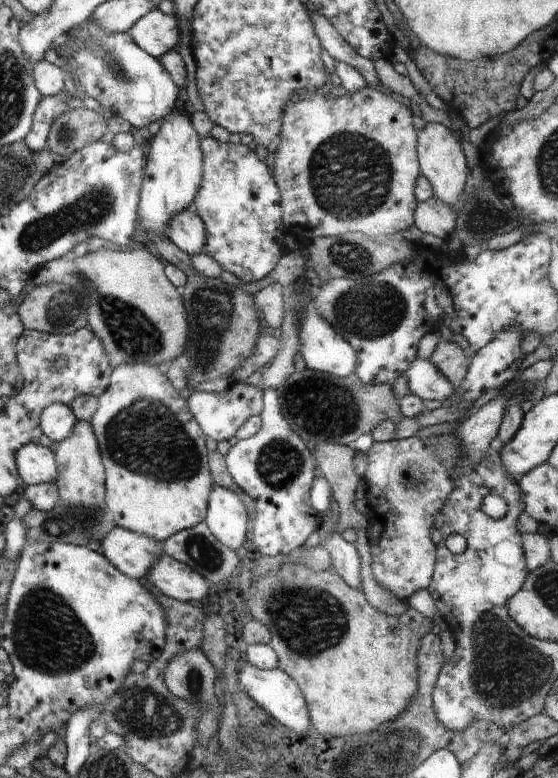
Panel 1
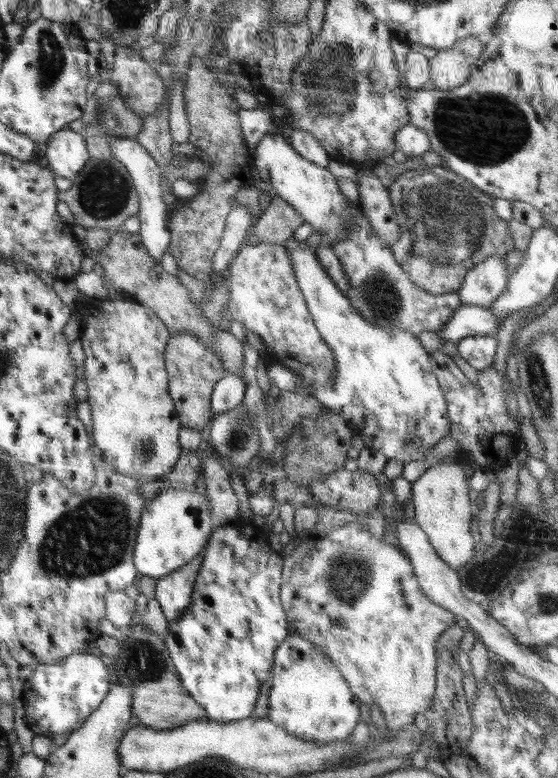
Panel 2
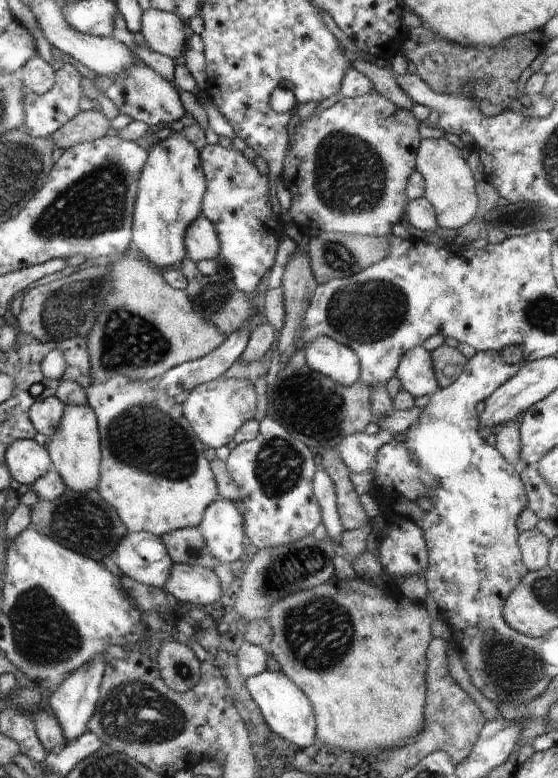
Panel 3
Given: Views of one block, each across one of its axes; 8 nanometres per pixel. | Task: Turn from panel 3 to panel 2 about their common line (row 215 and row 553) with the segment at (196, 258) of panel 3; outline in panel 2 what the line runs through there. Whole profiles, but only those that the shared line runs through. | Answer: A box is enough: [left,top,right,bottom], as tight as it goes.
[155,550,204,626]

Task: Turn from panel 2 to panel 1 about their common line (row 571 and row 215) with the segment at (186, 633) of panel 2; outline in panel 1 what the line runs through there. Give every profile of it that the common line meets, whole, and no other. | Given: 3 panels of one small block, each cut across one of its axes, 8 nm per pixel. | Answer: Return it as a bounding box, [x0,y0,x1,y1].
[192,134,284,283]

